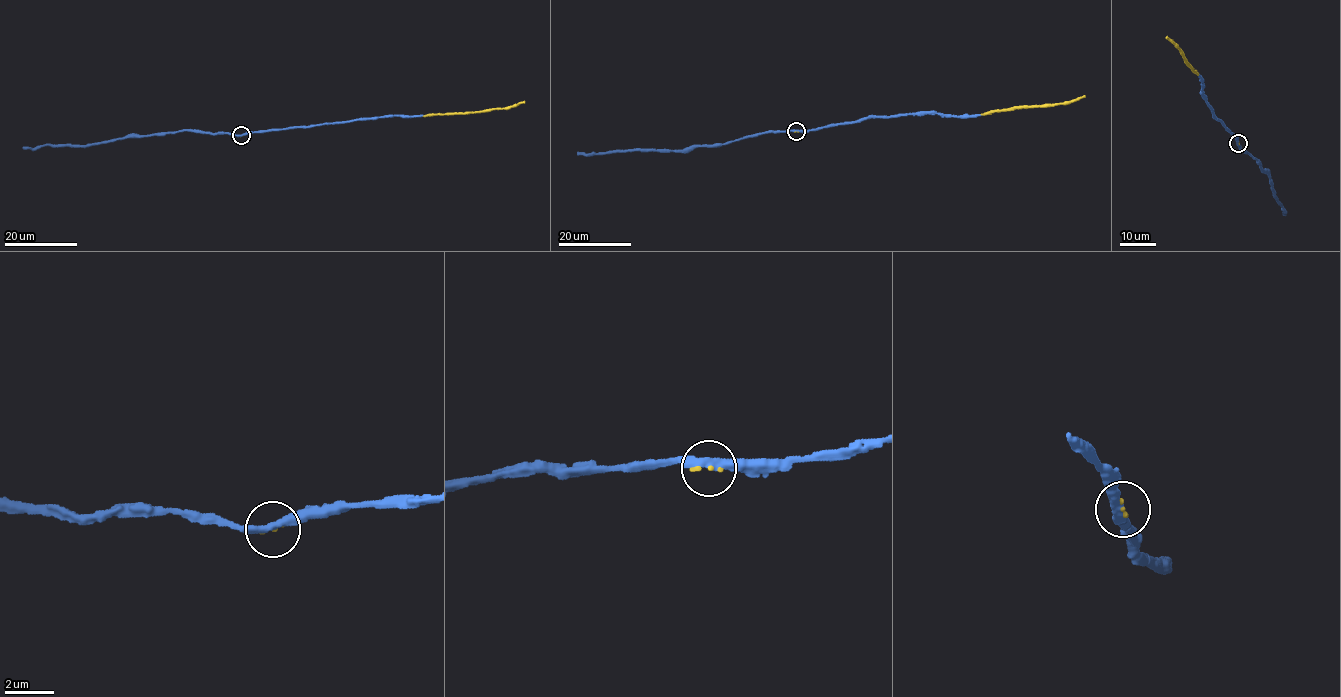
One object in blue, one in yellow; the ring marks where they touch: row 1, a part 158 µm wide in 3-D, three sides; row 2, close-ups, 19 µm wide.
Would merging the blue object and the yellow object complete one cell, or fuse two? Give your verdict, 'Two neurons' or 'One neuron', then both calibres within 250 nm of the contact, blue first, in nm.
One neuron. Thickness 360 nm (blue) against 170 nm

